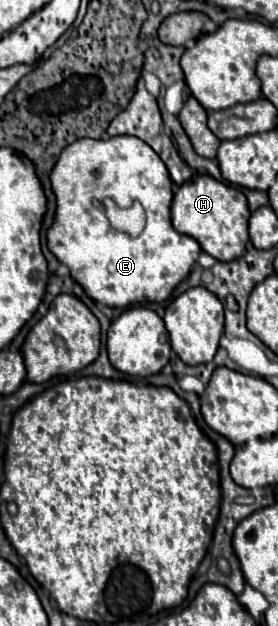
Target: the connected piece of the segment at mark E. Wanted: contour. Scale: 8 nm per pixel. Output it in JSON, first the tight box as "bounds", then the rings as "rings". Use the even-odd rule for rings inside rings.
{"bounds":[47,136,201,308],"rings":[[[115,136],[109,140],[93,140],[93,138],[75,140],[59,154],[49,174],[49,180],[57,200],[57,208],[55,208],[55,220],[47,230],[47,248],[55,254],[55,258],[61,264],[69,268],[71,278],[81,284],[81,288],[91,300],[101,302],[109,308],[127,308],[143,300],[163,302],[171,296],[177,284],[191,272],[201,252],[201,246],[191,236],[179,234],[171,226],[169,208],[173,200],[173,182],[169,178],[163,160],[159,160],[159,156],[155,156],[155,152],[151,152],[151,148],[143,144],[143,140],[135,136]],[[103,192],[119,208],[129,208],[135,200],[141,202],[147,214],[147,224],[141,236],[129,238],[127,234],[117,232],[109,226],[103,206],[103,198],[105,198]]]}

